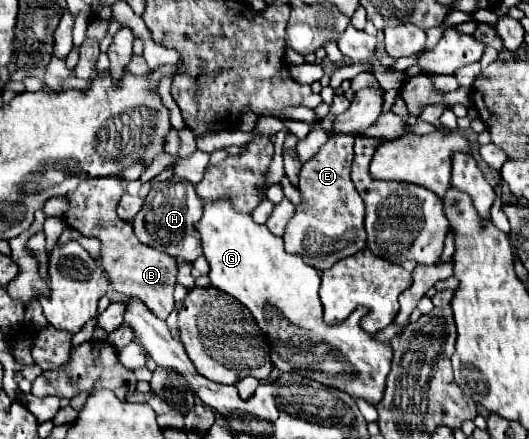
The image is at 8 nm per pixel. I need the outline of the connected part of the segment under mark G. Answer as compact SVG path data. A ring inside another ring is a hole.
M231 197L203 201L203 217L195 229L201 235L203 253L211 265L211 285L229 293L251 309L257 325L271 341L273 365L279 367L281 355L279 343L275 343L279 339L279 321L287 321L289 325L297 325L305 331L319 331L325 325L323 307L317 299L317 283L321 279L319 271L303 263L301 255L287 253L283 249L283 239L273 235L265 225L257 225L249 213L239 213L233 207Z

